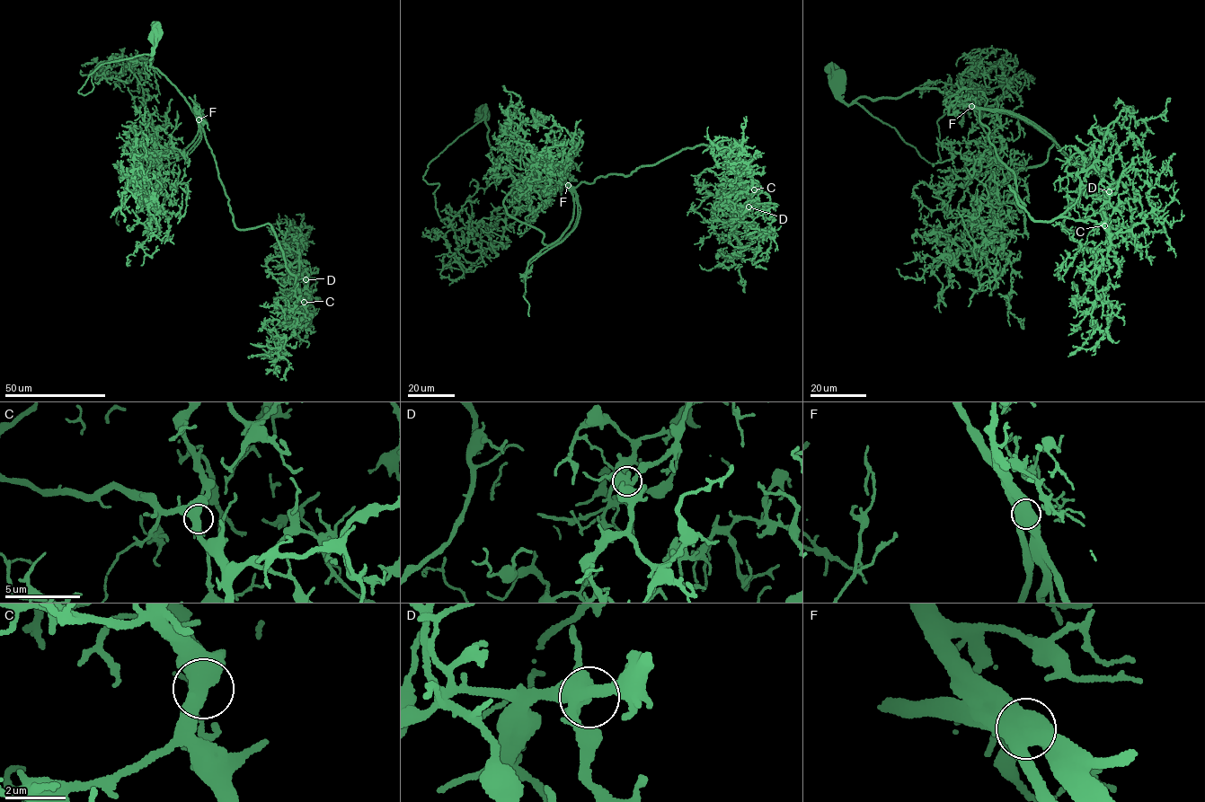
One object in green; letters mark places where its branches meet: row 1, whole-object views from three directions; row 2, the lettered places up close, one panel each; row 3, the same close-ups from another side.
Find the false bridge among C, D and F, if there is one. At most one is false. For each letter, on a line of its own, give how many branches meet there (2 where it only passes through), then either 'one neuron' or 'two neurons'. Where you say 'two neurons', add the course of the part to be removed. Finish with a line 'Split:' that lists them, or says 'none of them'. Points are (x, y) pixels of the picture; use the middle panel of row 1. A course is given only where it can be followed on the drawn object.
C: branches 3; one neuron
D: branches 3; one neuron
F: branches 3; two neurons; course (569, 184), (574, 192), (577, 204), (574, 227), (528, 262), (523, 295), (529, 305), (529, 316)
Split: F

